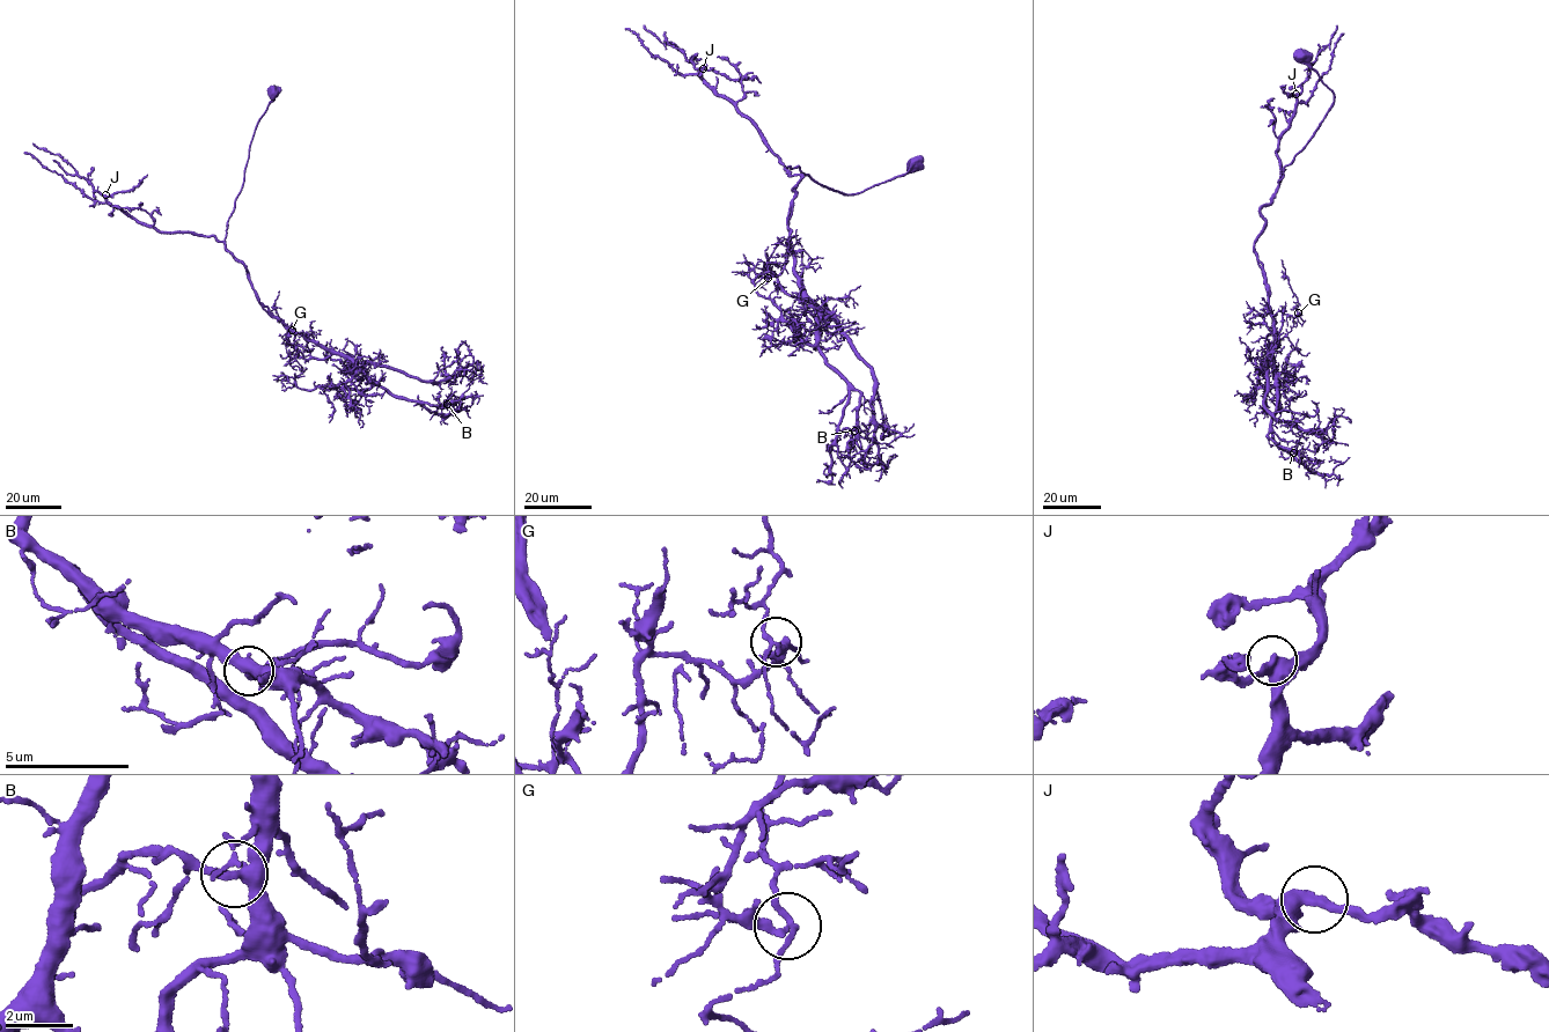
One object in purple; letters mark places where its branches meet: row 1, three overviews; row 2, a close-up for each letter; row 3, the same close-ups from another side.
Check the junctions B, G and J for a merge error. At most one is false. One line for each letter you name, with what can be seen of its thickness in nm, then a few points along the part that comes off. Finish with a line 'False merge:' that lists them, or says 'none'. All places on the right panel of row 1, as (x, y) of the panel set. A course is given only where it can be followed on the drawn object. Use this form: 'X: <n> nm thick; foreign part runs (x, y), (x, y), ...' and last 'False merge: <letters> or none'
False merge: none

